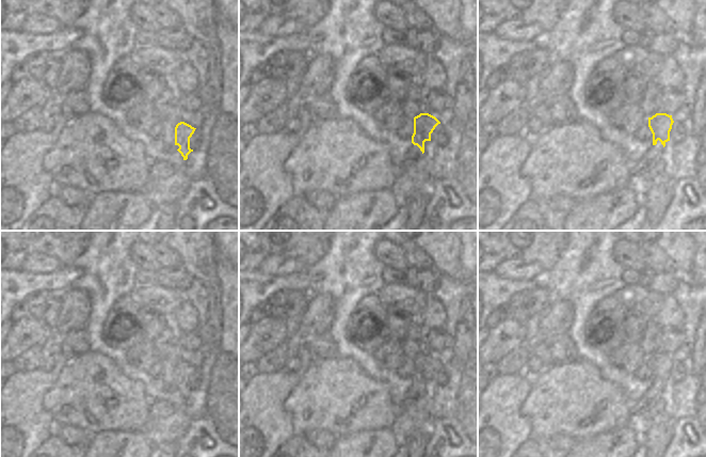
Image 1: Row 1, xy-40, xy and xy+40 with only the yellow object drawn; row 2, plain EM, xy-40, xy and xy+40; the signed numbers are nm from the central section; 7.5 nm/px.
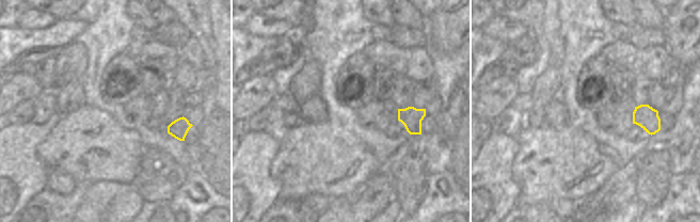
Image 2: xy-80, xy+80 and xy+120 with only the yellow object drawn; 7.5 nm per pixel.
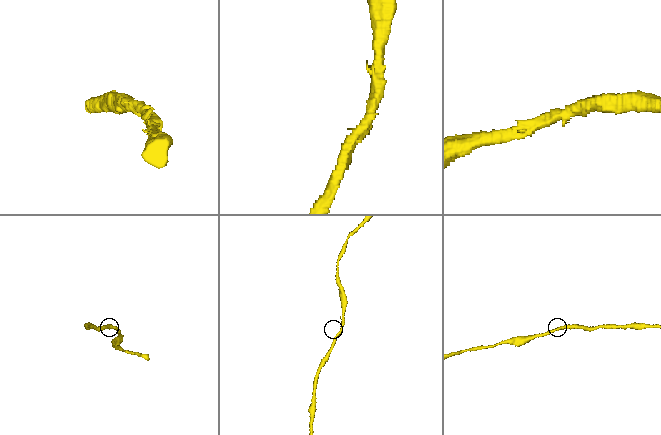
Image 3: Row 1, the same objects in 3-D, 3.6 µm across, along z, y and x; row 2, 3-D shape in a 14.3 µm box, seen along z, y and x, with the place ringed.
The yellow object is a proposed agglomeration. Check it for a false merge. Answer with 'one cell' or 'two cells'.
one cell

